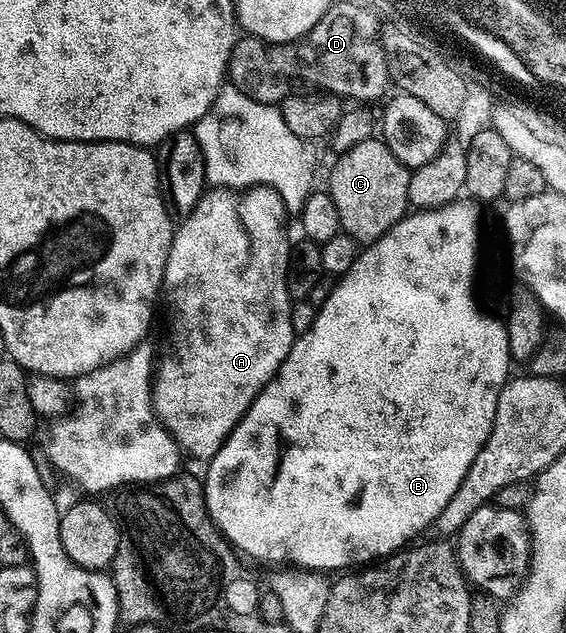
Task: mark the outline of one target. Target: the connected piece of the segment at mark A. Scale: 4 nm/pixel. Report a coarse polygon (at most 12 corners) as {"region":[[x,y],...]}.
{"region":[[272,188],[202,199],[165,263],[153,408],[208,462],[295,333]]}

